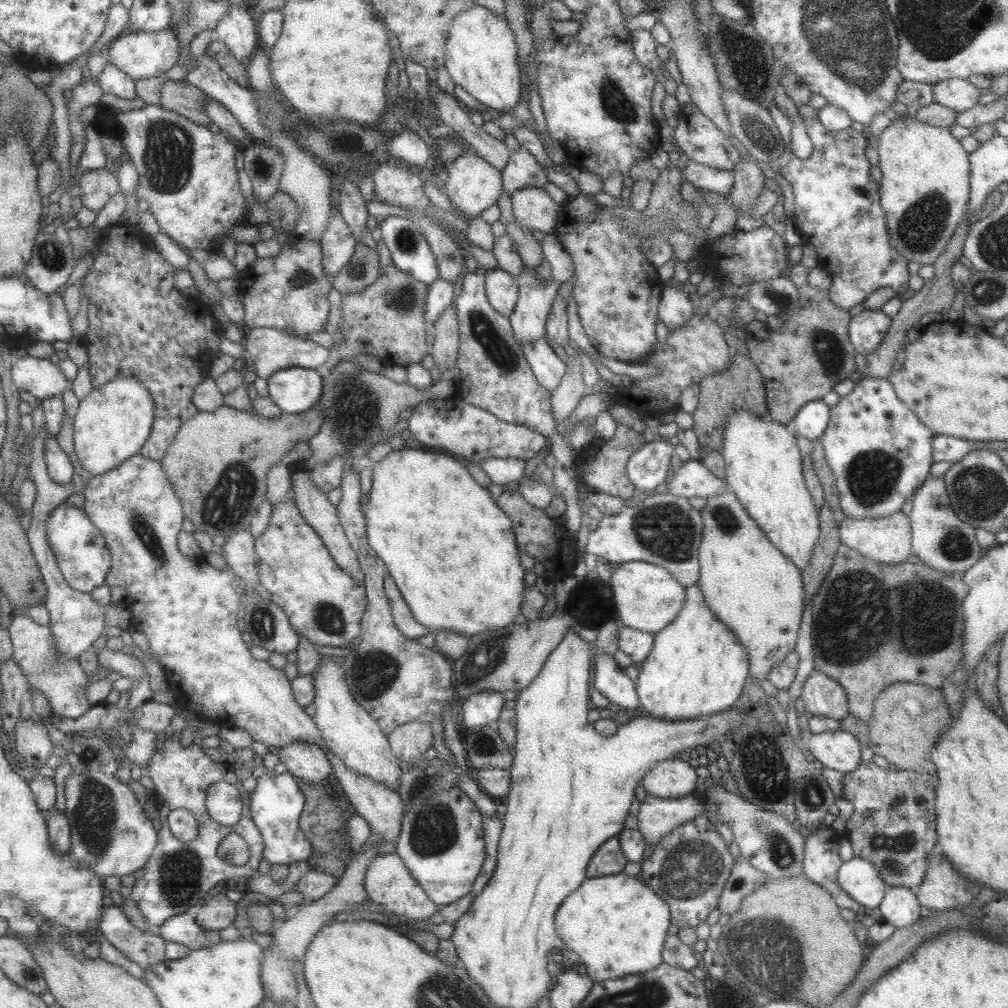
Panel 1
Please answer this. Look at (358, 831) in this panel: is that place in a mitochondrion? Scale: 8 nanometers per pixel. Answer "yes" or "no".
no

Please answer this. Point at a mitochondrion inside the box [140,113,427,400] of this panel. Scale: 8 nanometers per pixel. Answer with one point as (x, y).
(168, 149)

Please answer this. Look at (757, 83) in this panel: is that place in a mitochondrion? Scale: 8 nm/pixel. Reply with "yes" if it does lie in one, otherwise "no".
yes

